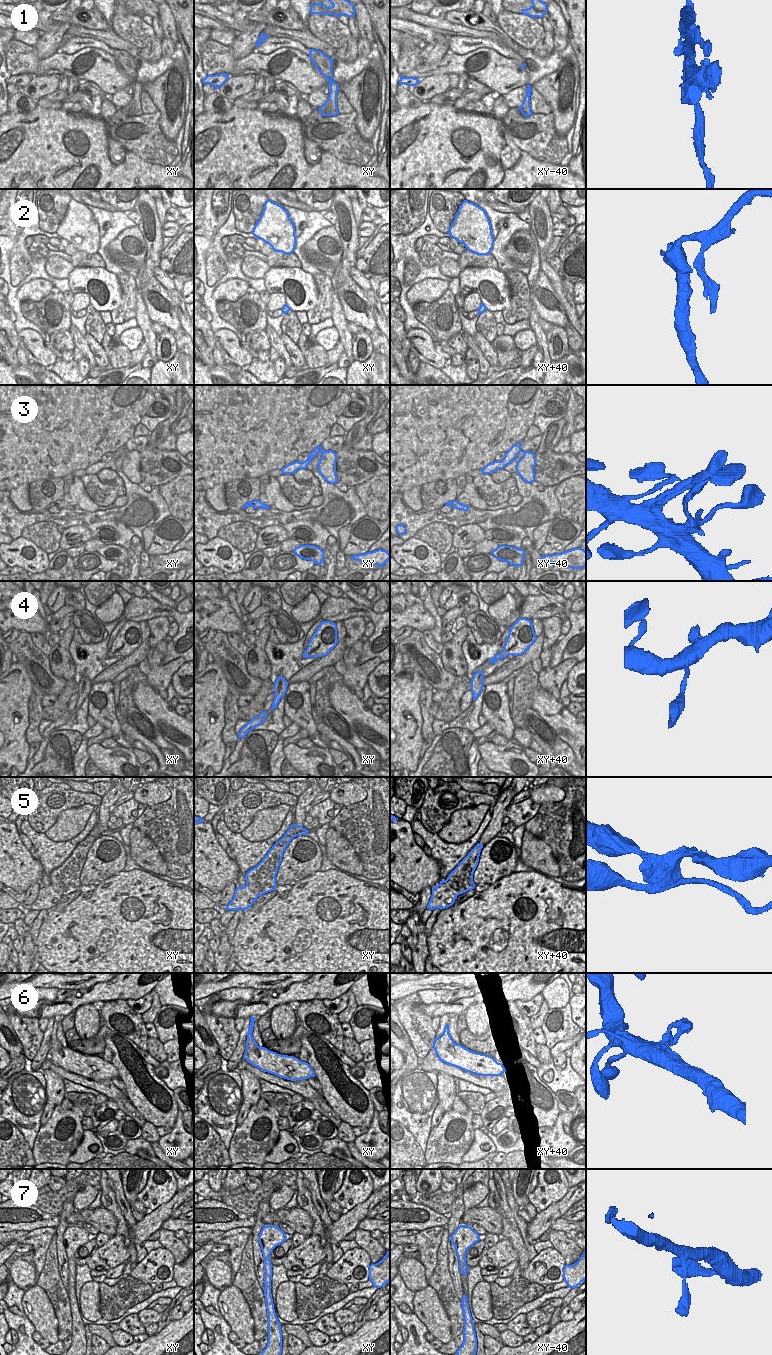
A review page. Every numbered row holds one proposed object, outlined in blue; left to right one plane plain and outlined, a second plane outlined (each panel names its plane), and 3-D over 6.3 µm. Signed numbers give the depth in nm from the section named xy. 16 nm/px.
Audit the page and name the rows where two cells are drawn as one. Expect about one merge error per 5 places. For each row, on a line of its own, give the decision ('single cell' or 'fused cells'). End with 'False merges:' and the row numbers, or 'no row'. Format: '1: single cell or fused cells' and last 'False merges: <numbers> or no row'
1: fused cells
2: single cell
3: single cell
4: single cell
5: fused cells
6: single cell
7: single cell
False merges: 1, 5

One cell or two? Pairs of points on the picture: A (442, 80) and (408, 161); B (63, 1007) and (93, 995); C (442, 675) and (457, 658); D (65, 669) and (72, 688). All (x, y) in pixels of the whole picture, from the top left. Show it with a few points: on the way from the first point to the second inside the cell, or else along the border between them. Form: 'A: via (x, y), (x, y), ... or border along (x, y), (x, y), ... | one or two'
A: border along (427, 100), (423, 102) | two
B: via (70, 1006), (76, 1001), (86, 998) | one
C: border along (439, 655), (442, 666), (455, 676) | two
D: border along (73, 678), (66, 681) | two

